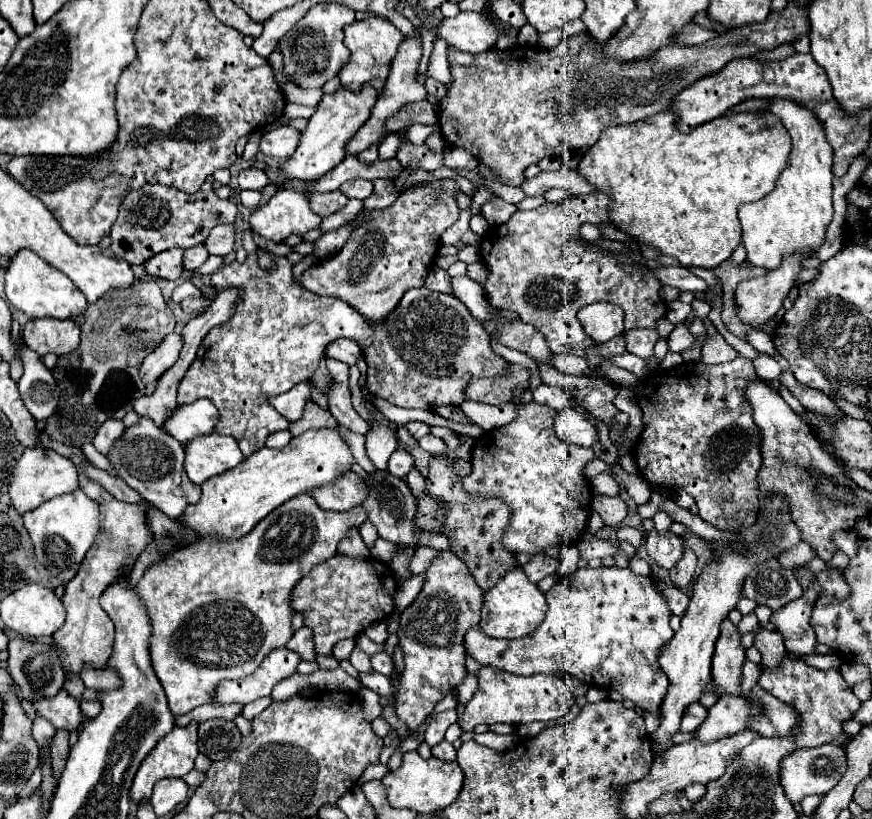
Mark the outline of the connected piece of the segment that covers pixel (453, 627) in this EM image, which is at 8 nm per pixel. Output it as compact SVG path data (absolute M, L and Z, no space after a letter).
M441 551L425 575L425 585L417 599L401 613L397 631L399 645L405 651L405 671L397 687L395 711L407 723L411 735L431 715L433 707L453 687L463 683L467 675L463 637L469 627L479 625L483 605L483 589L455 553Z

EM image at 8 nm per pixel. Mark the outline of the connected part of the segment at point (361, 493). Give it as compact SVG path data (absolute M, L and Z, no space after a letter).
M349 471L333 485L325 485L321 489L311 491L311 497L323 509L353 509L365 501L367 485L357 473Z

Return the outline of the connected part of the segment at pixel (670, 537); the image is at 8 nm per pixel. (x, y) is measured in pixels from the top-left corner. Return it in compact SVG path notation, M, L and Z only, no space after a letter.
M653 529L647 533L645 549L647 549L647 555L651 561L655 561L663 569L671 569L683 557L685 541L681 537L677 537L675 533L657 533Z

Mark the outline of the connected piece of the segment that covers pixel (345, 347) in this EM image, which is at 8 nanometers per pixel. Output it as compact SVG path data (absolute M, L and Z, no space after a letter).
M337 339L329 345L327 349L327 357L331 359L337 359L337 361L343 361L347 365L357 365L359 357L361 357L361 349L355 341L349 341L349 339Z

